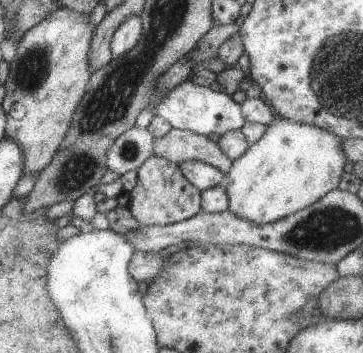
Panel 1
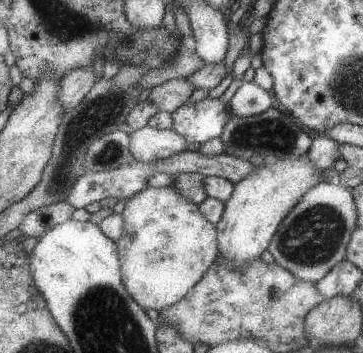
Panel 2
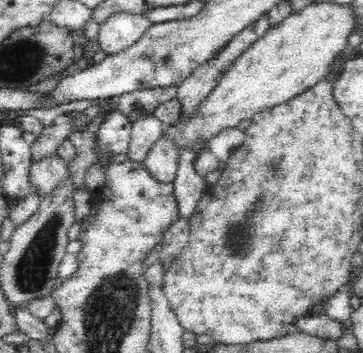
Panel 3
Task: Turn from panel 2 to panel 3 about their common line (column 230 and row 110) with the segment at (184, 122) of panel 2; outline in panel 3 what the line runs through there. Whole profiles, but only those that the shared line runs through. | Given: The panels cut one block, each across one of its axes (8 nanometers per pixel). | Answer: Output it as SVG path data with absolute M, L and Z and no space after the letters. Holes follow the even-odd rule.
M114 110L108 112L104 116L100 116L102 122L96 130L96 144L100 154L110 154L110 156L118 156L118 154L128 154L130 146L132 146L132 128L134 122L126 116L126 112Z

